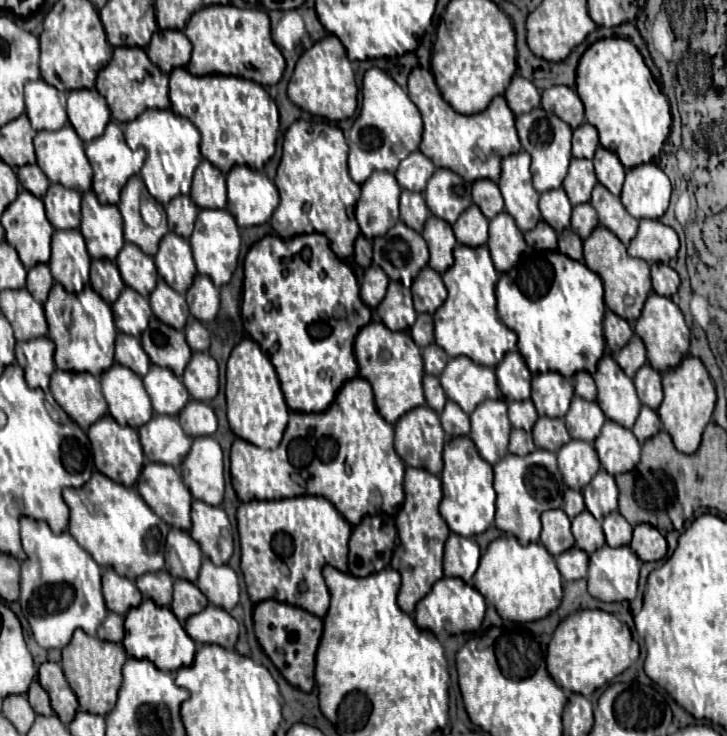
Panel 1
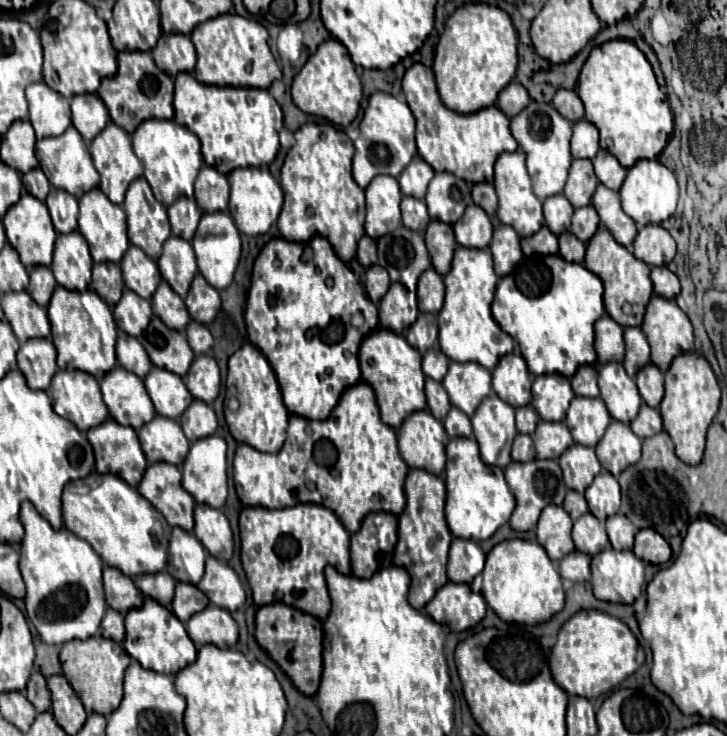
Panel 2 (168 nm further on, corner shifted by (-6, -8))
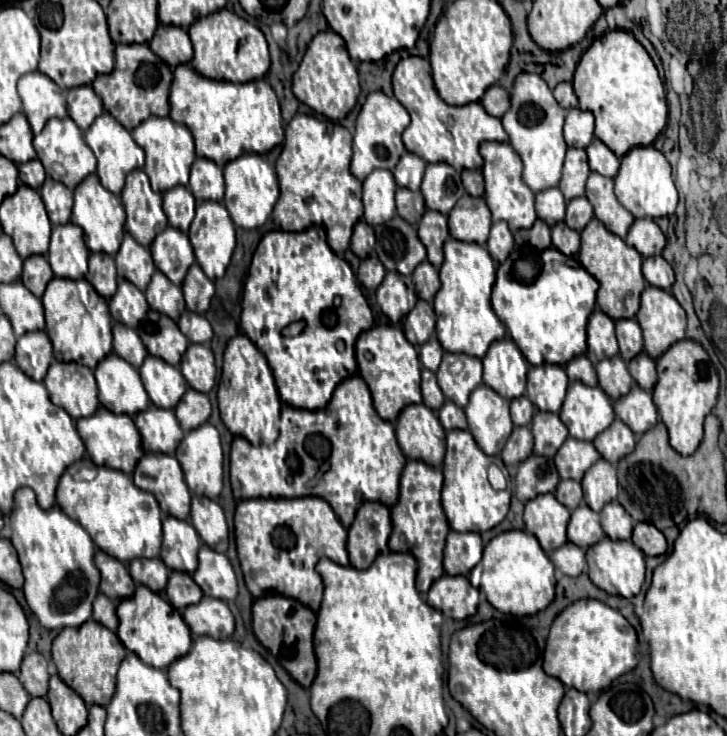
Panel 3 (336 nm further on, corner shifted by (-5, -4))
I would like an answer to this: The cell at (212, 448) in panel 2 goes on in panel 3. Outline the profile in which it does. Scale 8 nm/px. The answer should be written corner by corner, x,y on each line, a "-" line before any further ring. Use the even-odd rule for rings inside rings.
208,422
184,436
176,448
184,480
194,494
216,498
222,490
222,444
218,430

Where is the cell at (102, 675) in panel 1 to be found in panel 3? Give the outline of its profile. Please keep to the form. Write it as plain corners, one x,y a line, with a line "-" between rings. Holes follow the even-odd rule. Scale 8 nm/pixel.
86,620
78,628
62,628
52,642
52,658
58,668
58,676
74,692
78,692
88,706
92,704
106,706
112,700
116,672
126,654
128,650
124,648
124,644
120,644
120,638
112,630
98,624
96,620

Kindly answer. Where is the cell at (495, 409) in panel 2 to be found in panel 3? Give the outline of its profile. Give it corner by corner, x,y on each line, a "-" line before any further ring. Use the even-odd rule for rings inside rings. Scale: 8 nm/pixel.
480,384
464,408
468,428
484,454
496,456
502,452
514,424
510,418
510,402
496,394
486,384

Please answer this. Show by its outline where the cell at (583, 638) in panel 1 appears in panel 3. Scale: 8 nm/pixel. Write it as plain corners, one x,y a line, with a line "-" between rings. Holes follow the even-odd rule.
576,600
552,622
544,650
544,672
570,688
592,692
606,688
618,676
634,670
639,662
636,630
614,608
600,600

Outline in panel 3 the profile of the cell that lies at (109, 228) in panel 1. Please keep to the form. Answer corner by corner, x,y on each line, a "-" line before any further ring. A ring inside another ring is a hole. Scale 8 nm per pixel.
96,174
86,176
74,190
74,212
72,212
72,222
78,224
84,230
84,240
92,252
106,252
106,254
116,254
120,248
120,240
124,238
124,206
116,194
106,190
100,184
100,178

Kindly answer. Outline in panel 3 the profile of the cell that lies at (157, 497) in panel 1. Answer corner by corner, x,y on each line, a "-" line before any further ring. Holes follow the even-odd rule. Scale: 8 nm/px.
144,454
134,468
134,484
156,496
162,512
186,520
190,516
190,492
178,460
170,454

